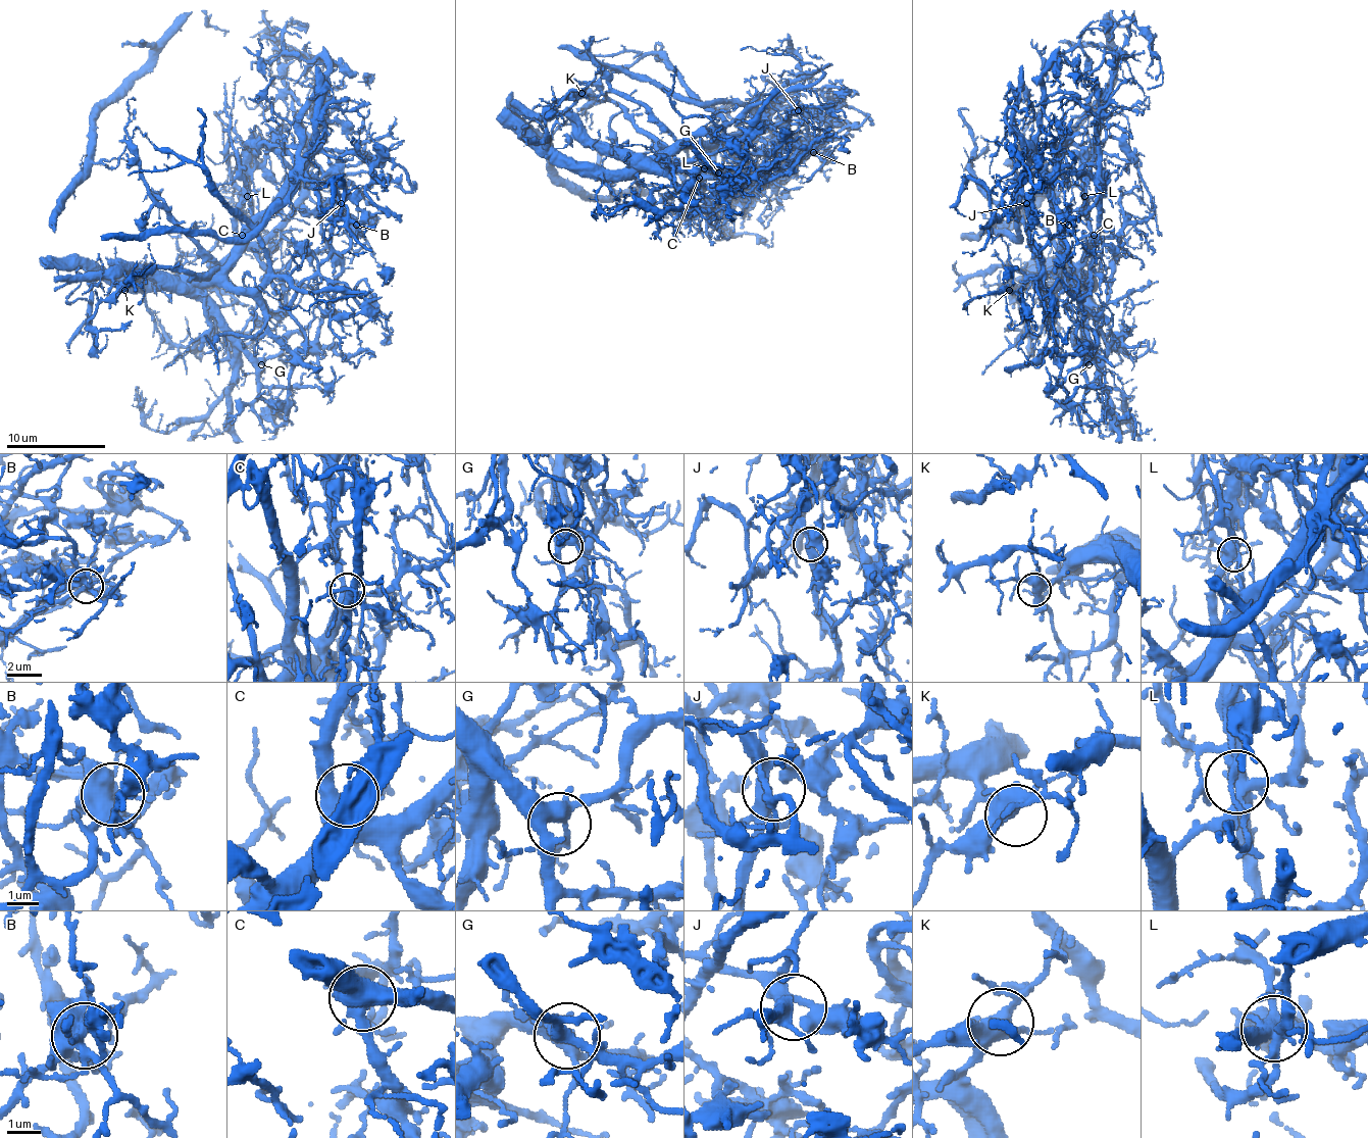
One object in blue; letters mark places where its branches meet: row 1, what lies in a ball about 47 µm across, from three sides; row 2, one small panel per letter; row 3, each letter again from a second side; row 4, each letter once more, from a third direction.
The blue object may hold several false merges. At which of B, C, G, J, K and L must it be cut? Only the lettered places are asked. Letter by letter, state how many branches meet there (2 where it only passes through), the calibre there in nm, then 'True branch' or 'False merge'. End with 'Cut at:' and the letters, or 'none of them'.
B: Branches: 5. Thickness 420 nm. False merge
C: Branches: 4. Thickness 480 nm. True branch
G: Branches: 5. Thickness 400 nm. True branch
J: Branches: 4. Thickness 320 nm. True branch
K: Branches: 5. Thickness 480 nm. True branch
L: Branches: 7. Thickness 440 nm. False merge
Cut at: B, L

